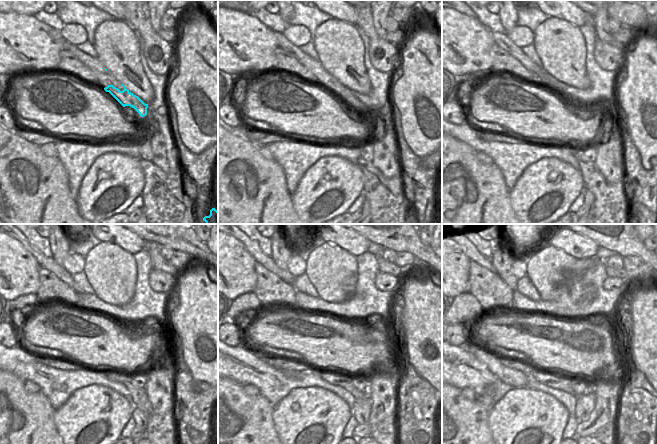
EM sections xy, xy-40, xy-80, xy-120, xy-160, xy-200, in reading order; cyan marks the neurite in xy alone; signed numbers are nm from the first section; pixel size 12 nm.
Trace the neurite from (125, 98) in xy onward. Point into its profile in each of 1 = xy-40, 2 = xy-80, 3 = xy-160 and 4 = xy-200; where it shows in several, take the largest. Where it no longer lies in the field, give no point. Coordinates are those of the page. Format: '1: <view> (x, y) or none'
1: xy-40 (348, 97)
2: xy-80 (502, 40)
3: xy-160 (252, 247)
4: xy-200 (471, 251)

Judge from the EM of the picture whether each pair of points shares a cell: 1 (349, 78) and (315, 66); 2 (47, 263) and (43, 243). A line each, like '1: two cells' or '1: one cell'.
1: two cells
2: two cells

